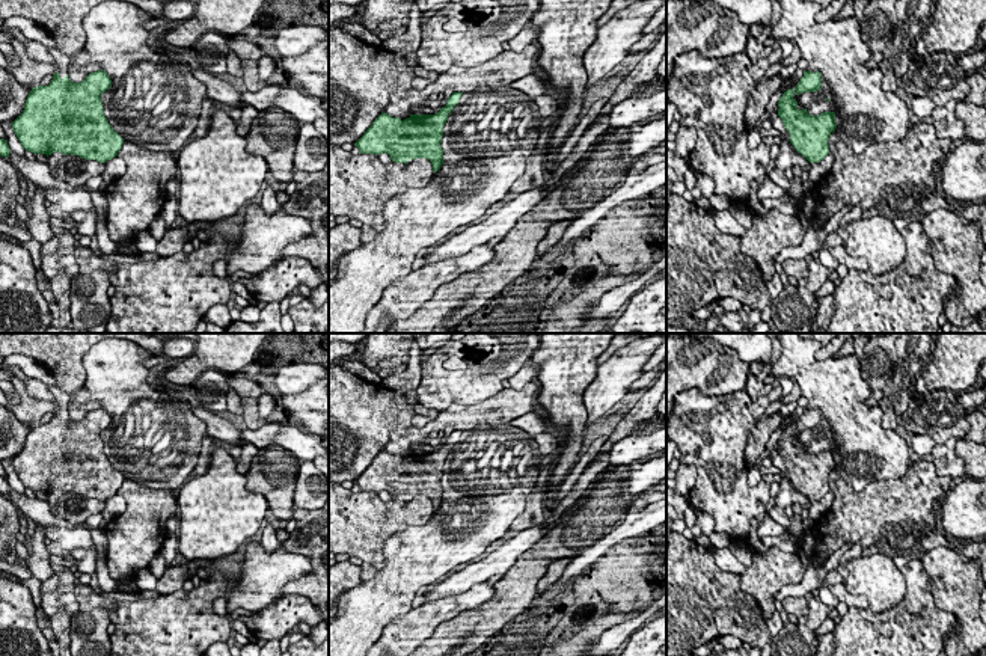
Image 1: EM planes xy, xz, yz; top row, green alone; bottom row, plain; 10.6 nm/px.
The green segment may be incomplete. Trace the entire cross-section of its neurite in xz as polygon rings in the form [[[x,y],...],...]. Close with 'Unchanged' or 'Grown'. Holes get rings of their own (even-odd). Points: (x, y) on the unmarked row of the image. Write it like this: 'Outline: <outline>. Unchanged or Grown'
Outline: [[[454,430],[436,452],[410,452],[403,458],[383,449],[354,483],[360,492],[389,492],[395,501],[428,496],[436,511],[443,502],[443,464],[461,433]]]. Unchanged

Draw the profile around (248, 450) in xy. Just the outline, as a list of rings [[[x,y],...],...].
[[[247,442],[241,445],[241,455],[235,460],[238,474],[241,475],[247,474],[256,452],[258,452],[258,448],[253,443]]]

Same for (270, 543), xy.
[[[271,525],[265,526],[265,529],[262,532],[261,544],[265,550],[265,553],[273,553],[282,544],[277,540],[276,529]]]

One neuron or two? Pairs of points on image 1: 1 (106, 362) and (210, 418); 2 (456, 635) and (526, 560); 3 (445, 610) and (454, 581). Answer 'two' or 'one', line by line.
1: two
2: one
3: two

